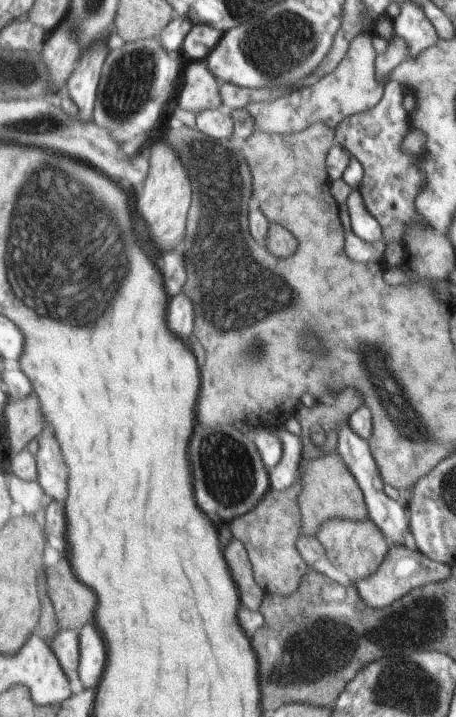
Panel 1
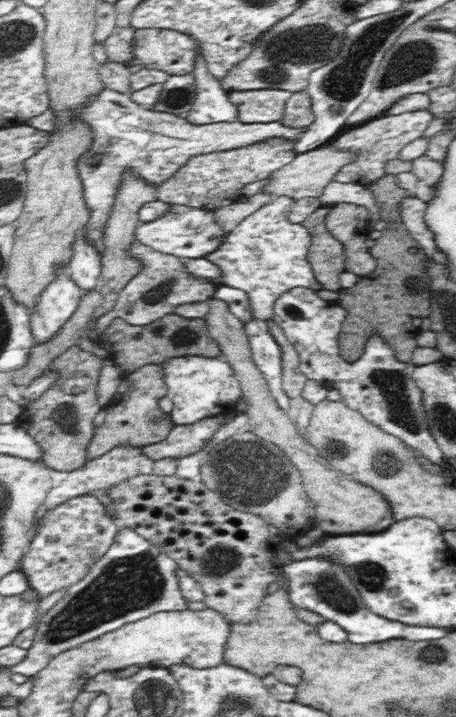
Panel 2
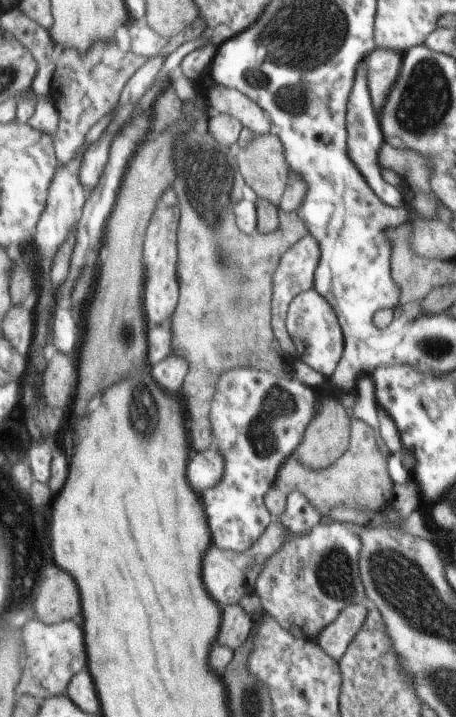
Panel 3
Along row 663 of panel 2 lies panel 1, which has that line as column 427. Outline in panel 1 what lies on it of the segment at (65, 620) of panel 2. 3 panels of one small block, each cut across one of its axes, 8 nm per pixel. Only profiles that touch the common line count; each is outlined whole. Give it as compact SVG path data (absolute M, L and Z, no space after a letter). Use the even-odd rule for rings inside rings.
M403 4L401 14L393 20L395 36L403 38L407 44L407 60L417 60L427 48L435 46L439 36L435 32L435 26L427 20L421 8L413 4Z

